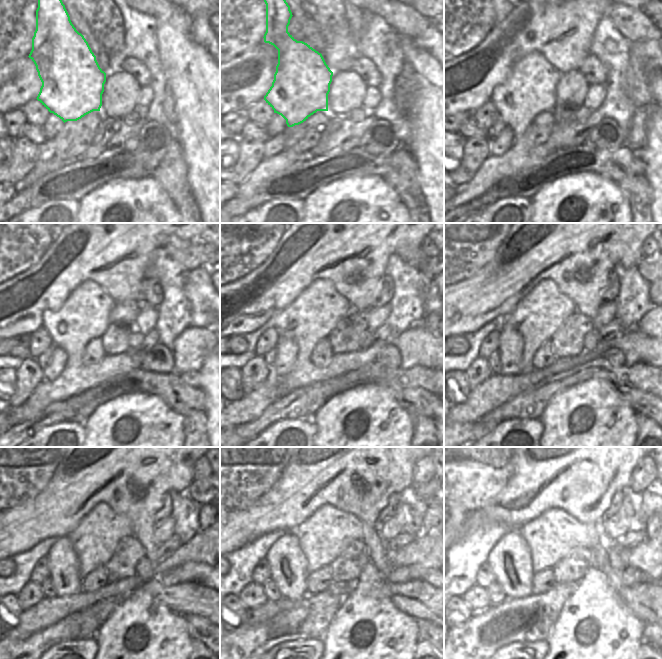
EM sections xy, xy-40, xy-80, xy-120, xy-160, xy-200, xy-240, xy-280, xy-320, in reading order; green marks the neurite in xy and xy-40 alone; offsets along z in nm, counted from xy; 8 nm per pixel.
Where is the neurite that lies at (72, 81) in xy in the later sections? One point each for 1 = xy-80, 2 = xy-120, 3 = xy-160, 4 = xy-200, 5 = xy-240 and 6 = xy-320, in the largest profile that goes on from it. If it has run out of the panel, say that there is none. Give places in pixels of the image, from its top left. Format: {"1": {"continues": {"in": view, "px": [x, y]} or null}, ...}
{"1": {"continues": {"in": "xy-80", "px": [530, 90]}}, "2": {"continues": {"in": "xy-120", "px": [85, 315]}}, "3": {"continues": {"in": "xy-160", "px": [316, 312]}}, "4": {"continues": {"in": "xy-200", "px": [543, 311]}}, "5": {"continues": {"in": "xy-240", "px": [94, 541]}}, "6": {"continues": {"in": "xy-320", "px": [550, 537]}}}

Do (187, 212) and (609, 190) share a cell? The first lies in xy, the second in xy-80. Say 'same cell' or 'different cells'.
different cells

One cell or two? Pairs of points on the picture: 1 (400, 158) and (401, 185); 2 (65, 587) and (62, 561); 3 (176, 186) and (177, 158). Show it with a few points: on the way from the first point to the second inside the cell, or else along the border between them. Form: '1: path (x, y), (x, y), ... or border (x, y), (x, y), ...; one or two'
1: path (401, 165), (401, 178); one
2: path (66, 581), (64, 567); one
3: path (176, 179), (176, 165); one

